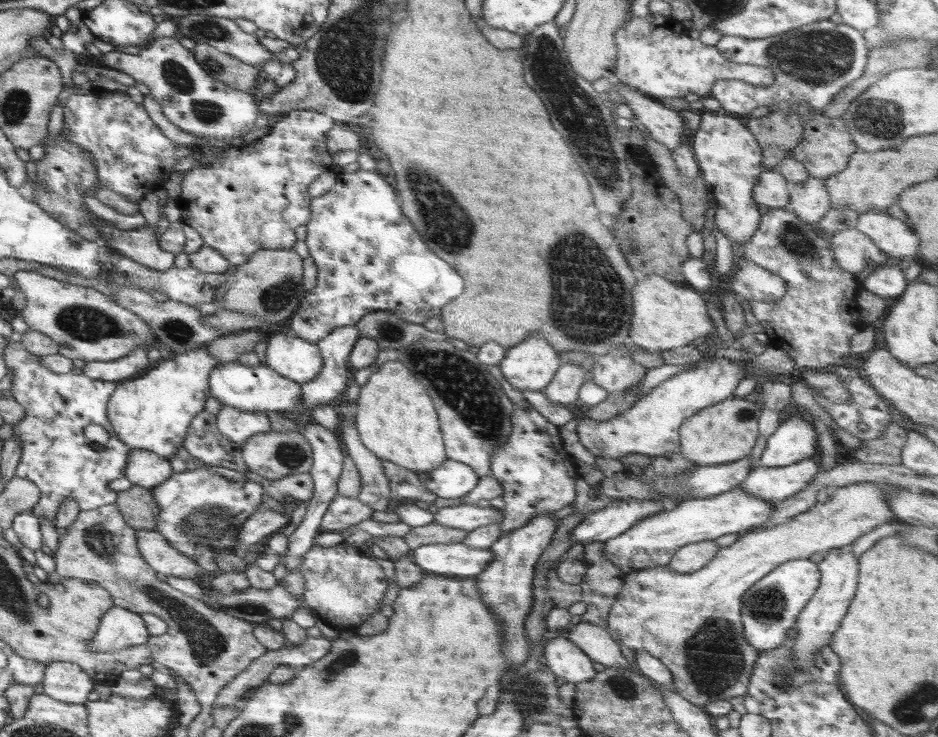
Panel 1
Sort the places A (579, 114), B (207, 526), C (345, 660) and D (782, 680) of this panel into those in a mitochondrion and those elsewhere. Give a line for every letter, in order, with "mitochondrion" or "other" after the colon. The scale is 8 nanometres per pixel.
A: mitochondrion
B: mitochondrion
C: mitochondrion
D: mitochondrion

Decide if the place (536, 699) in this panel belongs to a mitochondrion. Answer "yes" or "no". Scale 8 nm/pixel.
yes

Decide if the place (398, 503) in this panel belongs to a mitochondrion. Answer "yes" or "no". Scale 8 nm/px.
no

